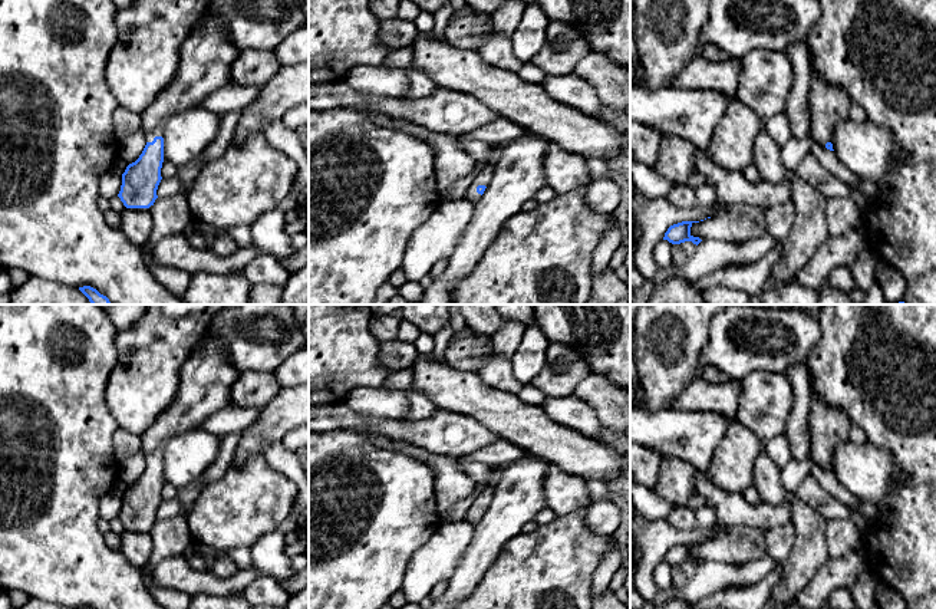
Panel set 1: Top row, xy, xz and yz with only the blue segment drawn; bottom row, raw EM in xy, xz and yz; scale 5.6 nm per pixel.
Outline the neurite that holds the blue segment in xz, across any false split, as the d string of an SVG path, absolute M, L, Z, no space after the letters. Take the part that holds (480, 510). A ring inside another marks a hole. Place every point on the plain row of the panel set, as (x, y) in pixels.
M487 485L472 501L467 516L465 516L465 521L468 521L472 526L477 526L487 507L491 504L494 497L494 485Z

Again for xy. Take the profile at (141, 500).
M202 339L181 368L178 392L172 404L158 415L155 422L141 435L146 467L139 480L129 485L122 496L122 507L118 519L126 530L149 530L158 520L156 511L162 501L164 452L174 435L197 428L212 414L231 402L230 391L240 373L230 365L228 355L217 339Z

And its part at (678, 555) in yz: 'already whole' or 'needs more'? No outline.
already whole

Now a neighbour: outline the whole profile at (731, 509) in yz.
M696 474L696 491L706 500L706 506L715 510L716 523L722 529L748 526L767 531L777 526L791 524L791 506L785 498L781 504L748 503L742 494L732 494L715 487L706 475Z

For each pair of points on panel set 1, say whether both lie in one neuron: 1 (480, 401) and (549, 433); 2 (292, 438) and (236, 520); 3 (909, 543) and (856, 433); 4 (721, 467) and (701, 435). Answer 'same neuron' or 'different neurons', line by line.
1: same neuron
2: different neurons
3: different neurons
4: different neurons

